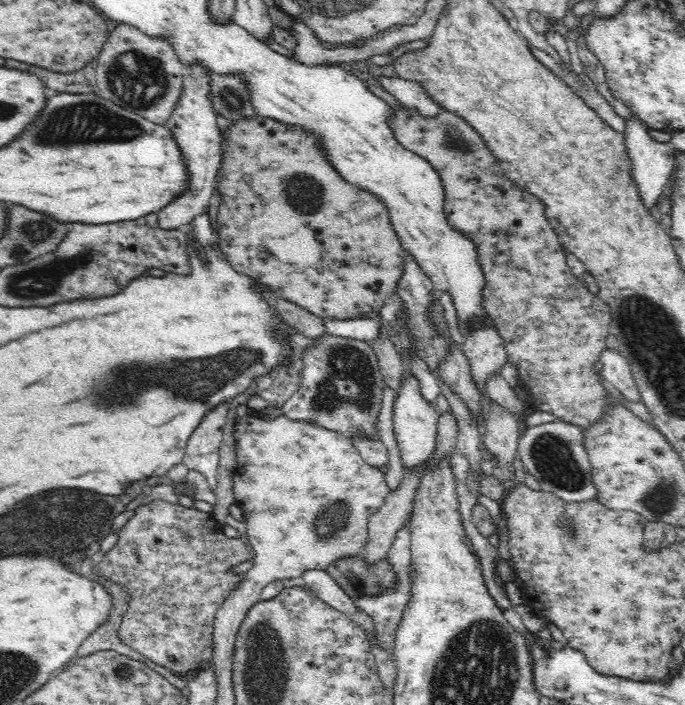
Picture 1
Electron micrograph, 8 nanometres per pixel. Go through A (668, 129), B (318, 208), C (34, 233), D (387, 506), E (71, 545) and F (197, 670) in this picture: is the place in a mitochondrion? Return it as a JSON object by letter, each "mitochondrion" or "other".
{"A":"other","B":"mitochondrion","C":"mitochondrion","D":"other","E":"mitochondrion","F":"other"}

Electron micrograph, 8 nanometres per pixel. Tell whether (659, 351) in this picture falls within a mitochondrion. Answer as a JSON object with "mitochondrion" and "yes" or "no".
{"mitochondrion":"yes"}

